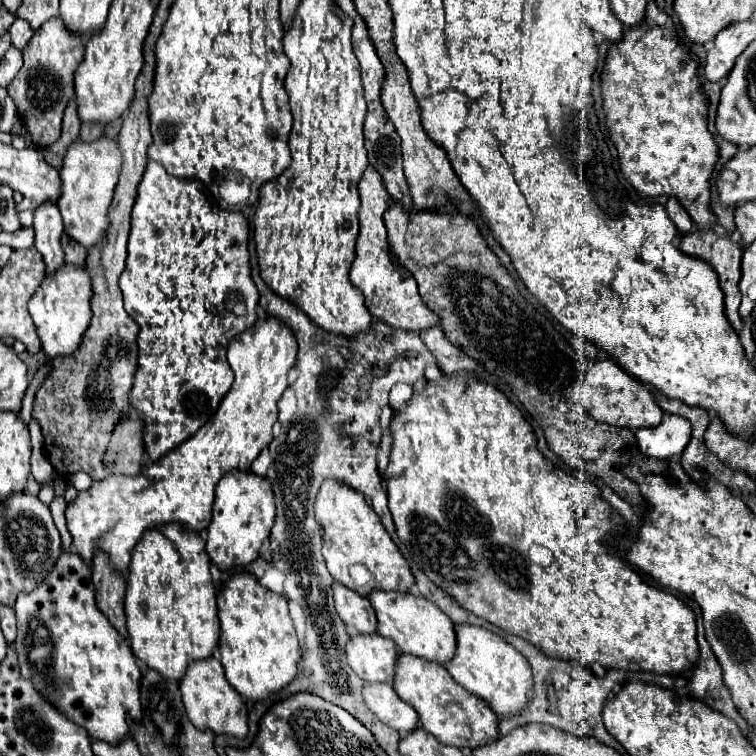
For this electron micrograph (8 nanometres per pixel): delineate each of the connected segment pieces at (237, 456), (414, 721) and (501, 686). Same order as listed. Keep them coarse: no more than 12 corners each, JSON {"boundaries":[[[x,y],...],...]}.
{"boundaries":[[[261,318],[229,342],[217,414],[135,478],[65,510],[73,548],[125,572],[145,530],[209,528],[215,486],[273,438],[295,334]],[[365,684],[363,698],[383,724],[407,734],[417,712],[391,684]],[[455,624],[445,670],[497,716],[529,700],[529,662],[501,636]]]}

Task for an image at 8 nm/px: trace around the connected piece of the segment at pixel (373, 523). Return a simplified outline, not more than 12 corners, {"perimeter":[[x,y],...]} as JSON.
{"perimeter":[[361,492],[315,500],[327,570],[361,596],[415,582]]}

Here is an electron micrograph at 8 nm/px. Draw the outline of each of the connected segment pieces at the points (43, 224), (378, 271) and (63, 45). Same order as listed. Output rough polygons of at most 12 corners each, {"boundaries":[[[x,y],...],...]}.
{"boundaries":[[[53,202],[35,210],[35,248],[47,272],[63,264],[63,220]],[[369,166],[359,180],[351,282],[375,318],[421,332],[439,322],[389,248],[391,196]],[[53,16],[7,86],[39,148],[61,136],[85,46]]]}

